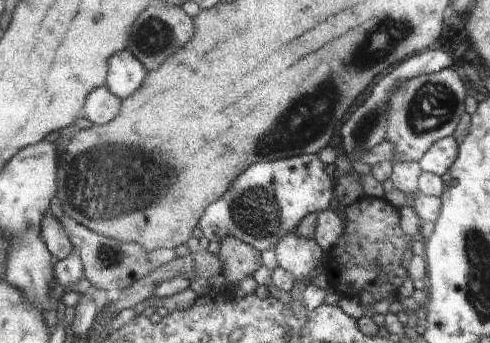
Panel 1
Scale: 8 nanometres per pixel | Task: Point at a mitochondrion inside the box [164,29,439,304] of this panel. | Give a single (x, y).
(297, 126)

